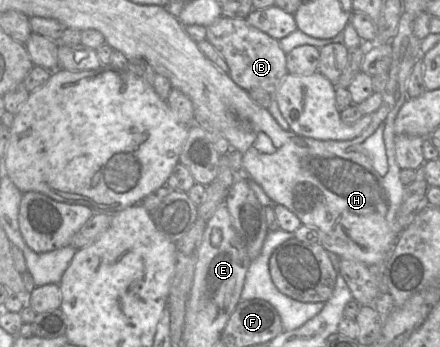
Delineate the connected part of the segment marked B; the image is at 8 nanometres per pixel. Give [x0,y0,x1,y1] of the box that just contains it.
[206,16,288,97]

